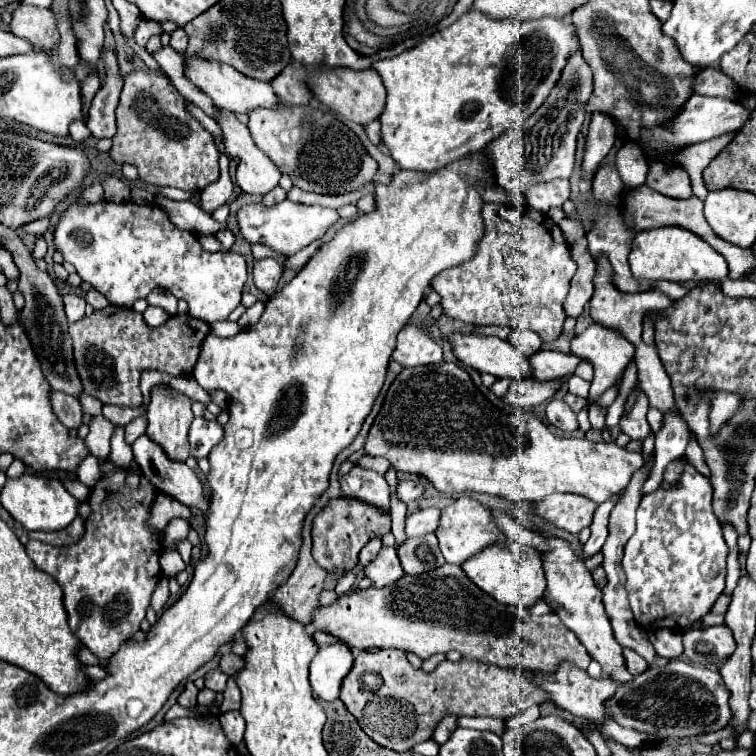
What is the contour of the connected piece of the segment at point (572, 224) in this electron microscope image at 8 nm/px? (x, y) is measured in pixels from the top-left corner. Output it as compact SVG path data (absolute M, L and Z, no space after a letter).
M564 218L558 225L564 235L564 239L569 243L575 241L575 234L577 235L577 238L581 238L586 234L582 222Z

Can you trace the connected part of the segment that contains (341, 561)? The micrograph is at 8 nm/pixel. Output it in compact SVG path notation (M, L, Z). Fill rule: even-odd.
M338 497L330 499L330 503L314 517L312 523L312 555L320 567L332 573L346 573L358 565L360 549L374 537L384 537L392 529L392 519L388 511L378 511L378 507L370 507L370 503L362 503L360 499Z

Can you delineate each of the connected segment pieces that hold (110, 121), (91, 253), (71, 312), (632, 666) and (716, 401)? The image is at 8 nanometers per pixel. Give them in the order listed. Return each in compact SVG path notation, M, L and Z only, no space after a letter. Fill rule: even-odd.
M106 51L106 69L104 69L104 79L102 87L96 93L92 105L90 105L90 119L88 119L88 129L96 139L102 137L114 137L116 135L116 117L114 109L118 105L120 89L122 89L122 79L120 79L120 69L118 61L112 51Z
M74 201L66 211L62 211L60 221L54 229L54 247L64 255L64 261L76 267L76 273L96 291L108 297L112 305L118 307L132 307L132 303L140 297L146 297L152 289L164 287L172 291L178 299L188 303L188 313L196 319L206 323L214 323L226 319L238 305L242 285L246 281L246 261L242 255L232 251L218 251L208 253L198 243L198 237L190 231L182 231L174 227L168 215L154 203L138 205L134 201L126 203L112 203L112 201L98 201L98 203L80 203Z
M68 293L68 295L64 295L64 307L66 307L66 317L72 323L72 321L78 321L84 317L86 301L74 293Z
M624 649L624 659L626 659L626 669L632 673L632 675L640 675L642 671L646 671L646 659L642 659L636 651L632 649Z
M716 393L714 397L710 397L710 403L712 403L710 425L712 425L712 433L716 433L718 427L722 423L726 423L726 419L730 419L738 411L738 395L734 395L734 393Z

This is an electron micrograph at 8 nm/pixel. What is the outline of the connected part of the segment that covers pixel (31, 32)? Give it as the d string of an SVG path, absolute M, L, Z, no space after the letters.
M20 5L12 13L10 31L48 51L58 45L58 21L54 19L54 13L50 9Z

